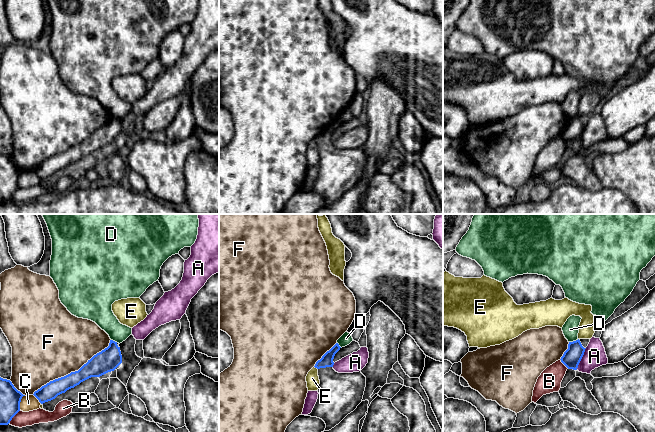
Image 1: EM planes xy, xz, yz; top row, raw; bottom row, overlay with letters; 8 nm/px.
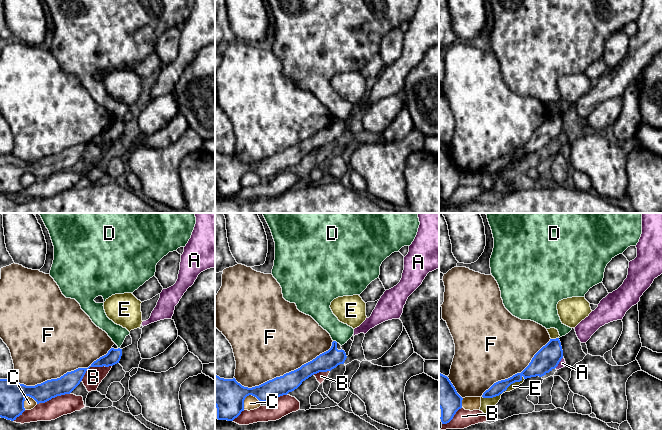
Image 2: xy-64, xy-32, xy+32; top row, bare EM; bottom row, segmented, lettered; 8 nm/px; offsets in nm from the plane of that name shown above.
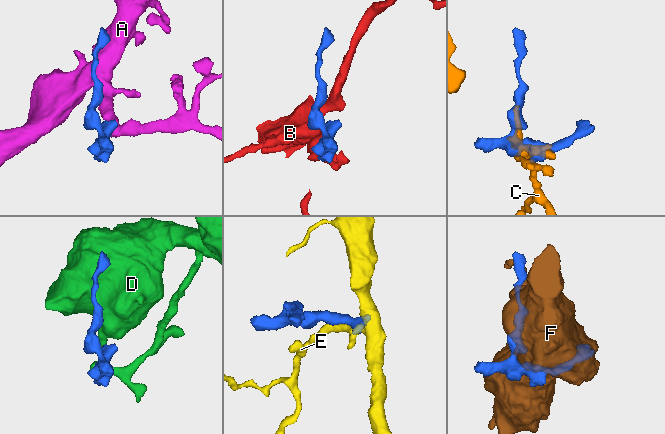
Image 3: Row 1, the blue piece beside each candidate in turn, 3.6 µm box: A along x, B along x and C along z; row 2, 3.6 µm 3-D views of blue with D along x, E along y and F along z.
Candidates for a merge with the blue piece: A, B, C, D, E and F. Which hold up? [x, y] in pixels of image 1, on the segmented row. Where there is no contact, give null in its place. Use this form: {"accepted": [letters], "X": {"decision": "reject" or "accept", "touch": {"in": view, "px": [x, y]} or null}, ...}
{"accepted": [], "A": {"decision": "reject", "touch": {"in": "yz", "px": [581, 358]}}, "B": {"decision": "reject", "touch": {"in": "xy", "px": [13, 416]}}, "C": {"decision": "reject", "touch": {"in": "xy", "px": [20, 401]}}, "D": {"decision": "reject", "touch": {"in": "yz", "px": [573, 341]}}, "E": {"decision": "reject", "touch": {"in": "xz", "px": [316, 367]}}, "F": {"decision": "reject", "touch": {"in": "xy", "px": [73, 372]}}}

